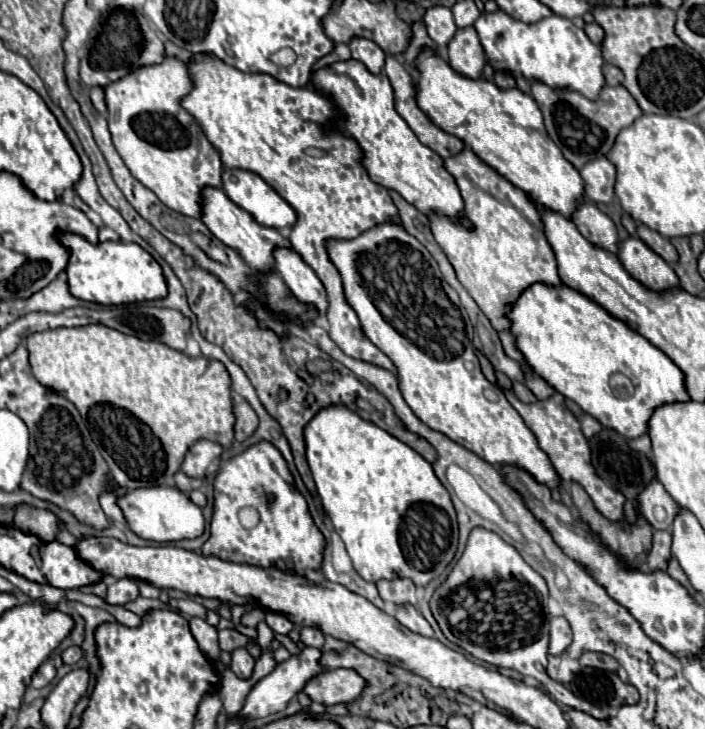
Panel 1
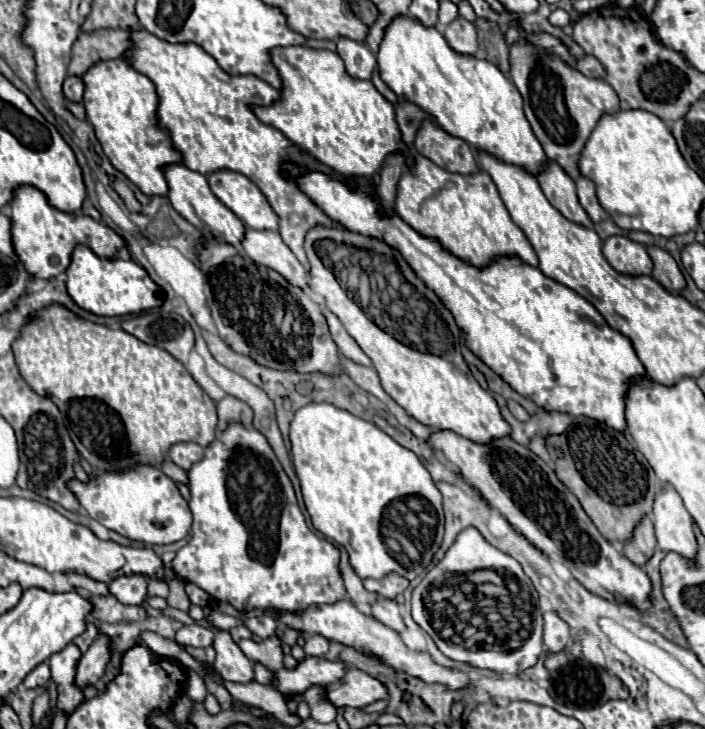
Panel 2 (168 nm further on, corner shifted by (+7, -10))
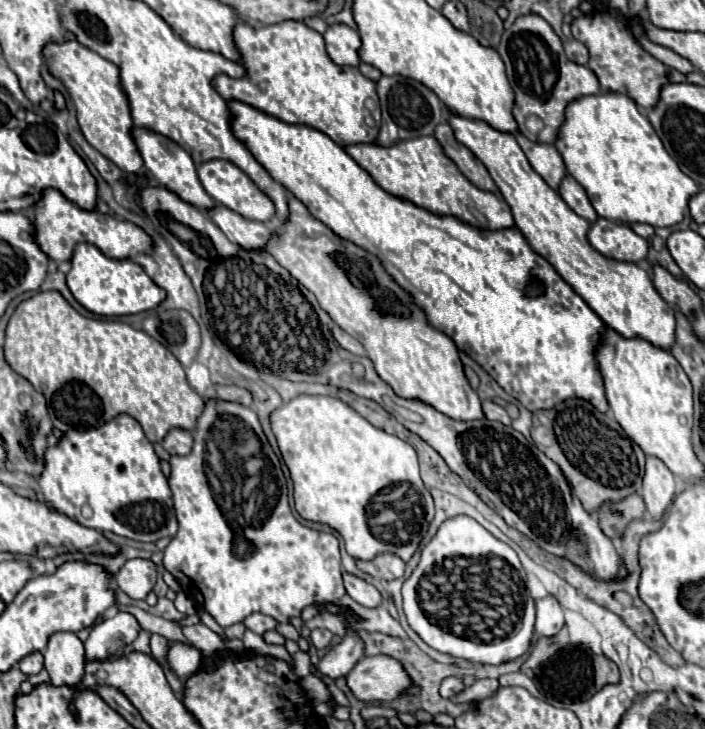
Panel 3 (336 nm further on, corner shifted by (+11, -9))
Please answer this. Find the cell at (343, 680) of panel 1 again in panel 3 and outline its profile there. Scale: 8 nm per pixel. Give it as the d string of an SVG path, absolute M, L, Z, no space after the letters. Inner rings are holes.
M364 656L346 676L346 684L362 702L392 702L410 686L400 662L388 656Z

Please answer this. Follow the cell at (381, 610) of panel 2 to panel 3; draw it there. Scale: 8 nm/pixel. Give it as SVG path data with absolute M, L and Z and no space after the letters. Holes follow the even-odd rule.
M344 574L344 586L346 586L346 592L350 594L350 598L356 600L358 604L362 604L364 608L382 606L382 594L372 584L368 584L356 576Z

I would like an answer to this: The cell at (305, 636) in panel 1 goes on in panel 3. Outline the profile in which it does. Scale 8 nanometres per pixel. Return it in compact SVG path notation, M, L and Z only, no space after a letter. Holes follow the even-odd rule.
M312 630L312 632L310 632L310 644L312 644L316 650L328 648L330 640L332 640L332 632L328 632L328 630Z

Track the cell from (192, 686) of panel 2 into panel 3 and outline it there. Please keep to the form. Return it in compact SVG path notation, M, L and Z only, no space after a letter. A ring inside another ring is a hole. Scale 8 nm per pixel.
M170 642L168 662L170 662L170 666L172 666L172 670L176 672L178 678L188 680L190 676L194 676L200 670L202 654L194 646L184 646L184 644Z

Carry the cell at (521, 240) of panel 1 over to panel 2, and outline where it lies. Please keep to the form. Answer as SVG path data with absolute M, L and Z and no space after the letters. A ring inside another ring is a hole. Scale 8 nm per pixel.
M424 155L414 157L414 167L408 167L396 185L398 215L426 237L438 239L456 257L484 267L498 255L518 255L528 265L538 265L536 253L526 235L514 225L500 193L486 171L476 175L450 173Z

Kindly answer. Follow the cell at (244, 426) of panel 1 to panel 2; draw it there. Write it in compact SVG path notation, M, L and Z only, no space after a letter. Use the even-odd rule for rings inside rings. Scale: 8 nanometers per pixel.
M232 395L220 399L216 403L216 411L218 411L218 429L226 429L230 421L242 421L246 427L252 425L252 409L248 407L248 403Z

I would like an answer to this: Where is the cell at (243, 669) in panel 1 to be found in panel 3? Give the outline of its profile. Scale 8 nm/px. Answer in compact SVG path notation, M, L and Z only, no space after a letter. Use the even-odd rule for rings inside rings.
M206 402L206 410L198 418L198 426L194 432L192 452L188 456L172 456L170 466L172 466L172 476L168 482L170 482L170 488L174 494L174 506L176 506L176 516L178 516L180 526L178 526L178 534L172 538L172 542L164 550L164 568L180 582L182 588L188 590L186 594L196 602L196 606L204 608L222 628L242 622L248 614L254 614L254 612L272 616L276 622L288 622L288 618L300 616L300 610L306 606L336 604L346 594L344 580L342 580L342 568L340 568L340 548L338 548L336 536L332 536L330 532L318 532L318 530L306 528L292 516L292 510L288 506L288 488L286 488L284 474L280 470L280 462L262 432L258 416L250 408L232 404L232 402ZM276 466L278 466L278 470L274 470ZM262 468L270 468L270 470L262 470ZM214 478L220 482L220 488L218 486L214 488ZM216 490L220 490L220 492L216 492Z

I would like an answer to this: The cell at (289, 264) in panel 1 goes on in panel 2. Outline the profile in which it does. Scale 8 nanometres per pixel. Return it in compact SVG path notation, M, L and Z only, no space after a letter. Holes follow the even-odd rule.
M246 227L242 247L246 255L258 265L268 265L270 269L286 277L292 285L298 285L308 291L306 271L296 259L296 255L290 251L290 247L282 241L278 231L256 231Z

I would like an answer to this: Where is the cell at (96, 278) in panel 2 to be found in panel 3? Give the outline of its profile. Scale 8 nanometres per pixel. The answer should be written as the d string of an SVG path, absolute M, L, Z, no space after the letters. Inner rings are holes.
M78 244L74 248L74 256L70 260L72 268L66 276L68 288L74 298L90 312L98 316L124 316L138 314L150 308L156 308L164 298L164 290L152 282L152 278L132 260L114 260L106 258L92 244Z

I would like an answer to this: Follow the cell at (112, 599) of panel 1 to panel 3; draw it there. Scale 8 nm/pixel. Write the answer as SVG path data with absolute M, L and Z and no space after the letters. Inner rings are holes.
M128 560L114 576L118 588L134 600L144 600L156 584L156 566L152 560Z

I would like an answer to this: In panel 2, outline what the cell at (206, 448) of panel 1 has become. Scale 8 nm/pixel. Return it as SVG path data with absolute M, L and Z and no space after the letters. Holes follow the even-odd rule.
M176 443L168 451L168 457L184 471L188 471L192 467L192 463L200 461L202 455L204 455L204 449L198 443Z

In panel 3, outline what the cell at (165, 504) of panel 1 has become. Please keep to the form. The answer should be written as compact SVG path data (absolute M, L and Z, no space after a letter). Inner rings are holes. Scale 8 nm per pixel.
M120 416L116 418L116 422L108 422L102 428L68 430L68 434L64 434L56 448L48 448L46 468L38 484L44 498L54 504L54 510L64 512L82 526L100 532L114 532L118 536L126 536L140 542L156 542L166 536L174 536L178 530L172 490L160 470L160 458L156 456L150 440L142 434L140 424L128 416ZM84 506L92 510L90 518L84 518Z

